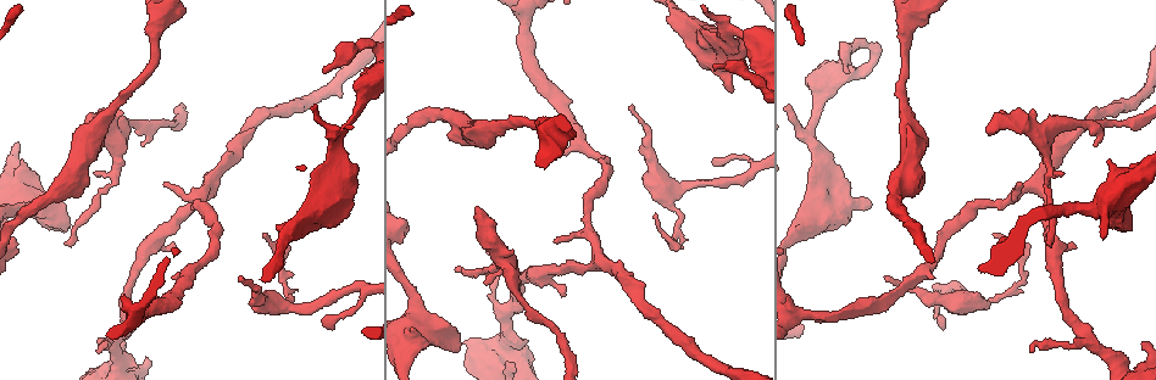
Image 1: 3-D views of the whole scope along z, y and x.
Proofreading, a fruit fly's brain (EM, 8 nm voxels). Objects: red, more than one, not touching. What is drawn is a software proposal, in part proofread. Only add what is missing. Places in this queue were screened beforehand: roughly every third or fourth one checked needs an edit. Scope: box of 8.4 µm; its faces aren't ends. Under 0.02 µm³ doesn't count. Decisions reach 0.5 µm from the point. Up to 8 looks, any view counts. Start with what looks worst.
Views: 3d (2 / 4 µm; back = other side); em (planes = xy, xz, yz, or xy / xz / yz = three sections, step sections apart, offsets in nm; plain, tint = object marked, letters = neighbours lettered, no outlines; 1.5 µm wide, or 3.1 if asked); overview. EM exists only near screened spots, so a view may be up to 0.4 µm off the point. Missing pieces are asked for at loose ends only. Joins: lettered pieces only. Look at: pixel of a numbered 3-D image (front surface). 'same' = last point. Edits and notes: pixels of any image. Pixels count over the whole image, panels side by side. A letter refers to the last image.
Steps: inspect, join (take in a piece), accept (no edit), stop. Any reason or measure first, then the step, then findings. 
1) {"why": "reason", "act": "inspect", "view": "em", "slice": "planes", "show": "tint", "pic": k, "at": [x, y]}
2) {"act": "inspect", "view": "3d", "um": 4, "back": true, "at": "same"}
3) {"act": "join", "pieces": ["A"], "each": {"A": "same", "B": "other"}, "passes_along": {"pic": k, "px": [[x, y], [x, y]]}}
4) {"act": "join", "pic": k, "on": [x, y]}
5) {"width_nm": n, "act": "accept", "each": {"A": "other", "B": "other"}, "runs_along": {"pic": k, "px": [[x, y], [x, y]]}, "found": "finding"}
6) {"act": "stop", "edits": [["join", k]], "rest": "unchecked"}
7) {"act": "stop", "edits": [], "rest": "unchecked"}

{"why": "tapers out", "act": "inspect", "view": "em", "slice": "xz", "step": 4, "show": "tint", "pic": 1, "at": [628, 106]}

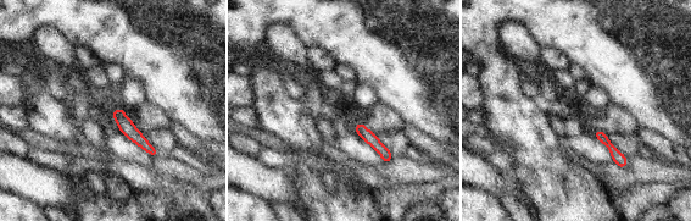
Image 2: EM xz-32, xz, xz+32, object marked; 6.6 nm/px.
{"why": "another direction", "act": "inspect", "view": "em", "slice": "planes", "show": "letters", "at": "same"}

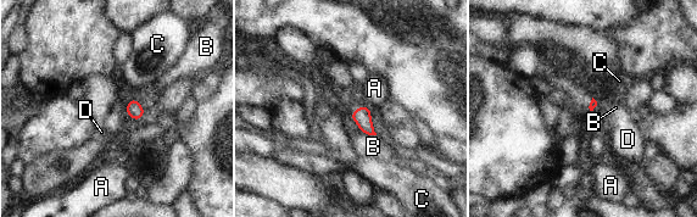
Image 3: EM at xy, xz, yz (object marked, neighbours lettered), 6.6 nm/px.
{"act": "accept", "each": {"A": "other", "B": "other", "C": "other", "D": "other"}, "found": "no lettered piece goes on from it"}

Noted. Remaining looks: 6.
{"why": "branch stops here", "act": "inspect", "view": "em", "slice": "yz", "step": 8, "show": "tint", "pic": 1, "at": [98, 352]}

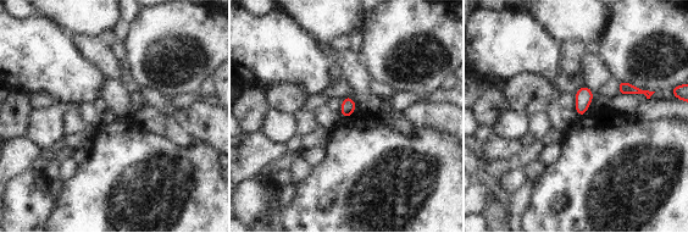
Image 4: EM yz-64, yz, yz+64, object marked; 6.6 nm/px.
{"act": "inspect", "view": "em", "slice": "yz", "step": 8, "show": "letters", "at": "same"}

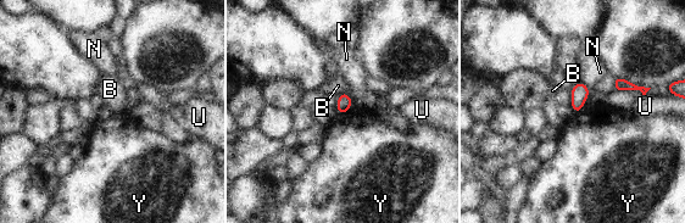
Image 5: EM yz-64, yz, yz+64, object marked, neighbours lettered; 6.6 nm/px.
{"longest_contact_nm": ["Y", 110], "act": "accept", "each": {"B": "other", "N": "other", "U": "other", "Y": "other"}, "border": {"pic": 5, "px": [[351, 105], [339, 115]]}, "found": "none of them fits"}

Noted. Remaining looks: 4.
{"act": "inspect", "view": "3d", "um": 2, "pic": 1, "at": [1051, 246]}

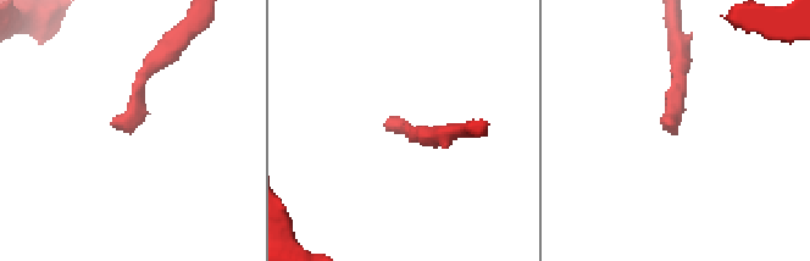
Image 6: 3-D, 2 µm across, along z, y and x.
{"act": "inspect", "view": "em", "slice": "planes", "show": "tint", "pic": 6, "at": [673, 126]}

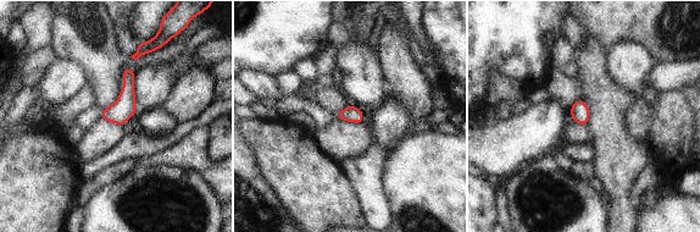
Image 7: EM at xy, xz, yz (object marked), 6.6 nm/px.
{"act": "inspect", "view": "em", "slice": "planes", "show": "letters", "at": "same"}

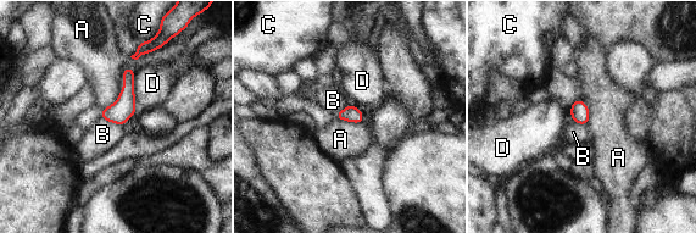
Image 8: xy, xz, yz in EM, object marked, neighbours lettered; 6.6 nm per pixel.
{"width_nm": 110, "act": "accept", "each": {"A": "other", "B": "other", "C": "other", "D": "other"}, "border": {"pic": 8, "px": [[335, 117], [361, 123]]}, "found": "no lettered piece goes on from it"}

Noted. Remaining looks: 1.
{"act": "stop", "edits": [], "rest": "unchecked"}

